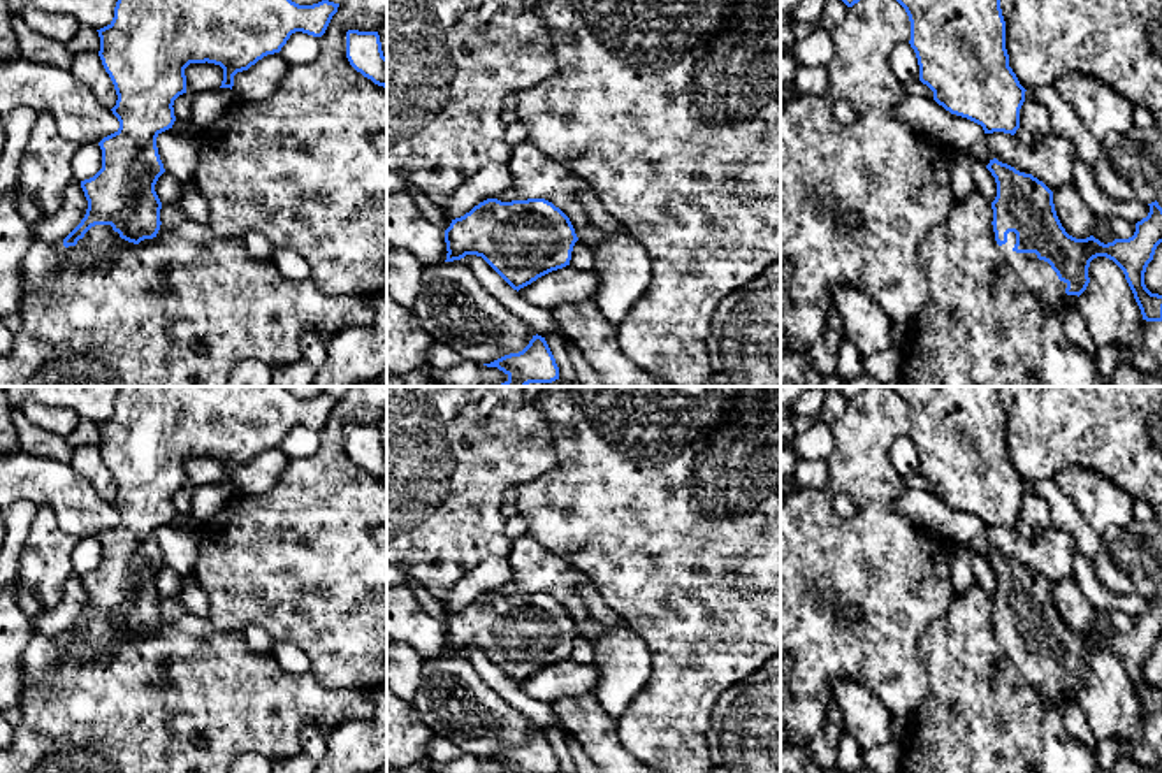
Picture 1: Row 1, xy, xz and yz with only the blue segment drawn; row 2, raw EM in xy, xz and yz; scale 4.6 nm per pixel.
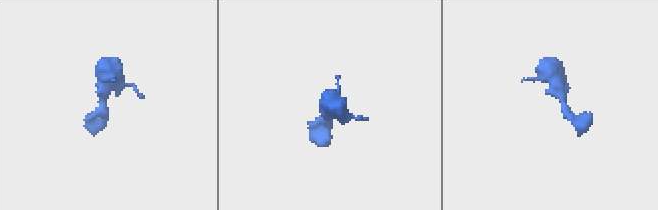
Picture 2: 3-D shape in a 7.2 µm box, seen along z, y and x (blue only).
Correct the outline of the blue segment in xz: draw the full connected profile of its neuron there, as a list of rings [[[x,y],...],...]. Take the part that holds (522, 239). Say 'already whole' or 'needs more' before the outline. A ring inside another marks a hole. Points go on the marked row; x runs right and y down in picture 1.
already whole; [[[487,199],[445,230],[445,262],[482,256],[519,292],[570,265],[577,241],[570,218],[545,199]]]

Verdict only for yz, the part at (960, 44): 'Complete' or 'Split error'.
Complete

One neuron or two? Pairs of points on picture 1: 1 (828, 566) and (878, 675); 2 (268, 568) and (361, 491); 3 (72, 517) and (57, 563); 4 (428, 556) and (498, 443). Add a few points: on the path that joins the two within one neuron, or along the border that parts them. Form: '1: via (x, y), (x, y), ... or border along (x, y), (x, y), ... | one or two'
1: via (855, 592), (878, 615), (878, 649) | one
2: via (289, 543), (297, 531), (312, 531), (336, 515) | one
3: border along (37, 506), (46, 505), (57, 522), (78, 538) | two
4: via (436, 527), (436, 513), (470, 471) | one

